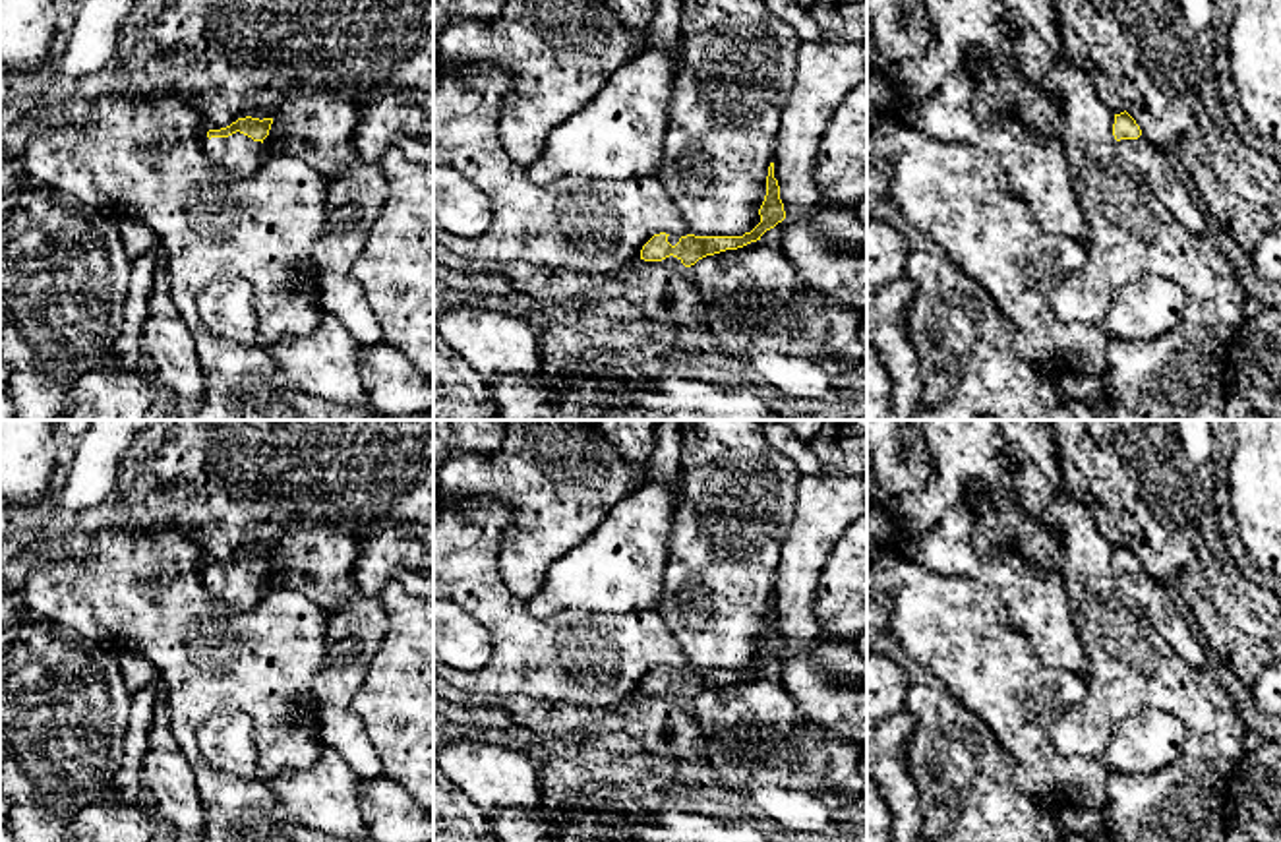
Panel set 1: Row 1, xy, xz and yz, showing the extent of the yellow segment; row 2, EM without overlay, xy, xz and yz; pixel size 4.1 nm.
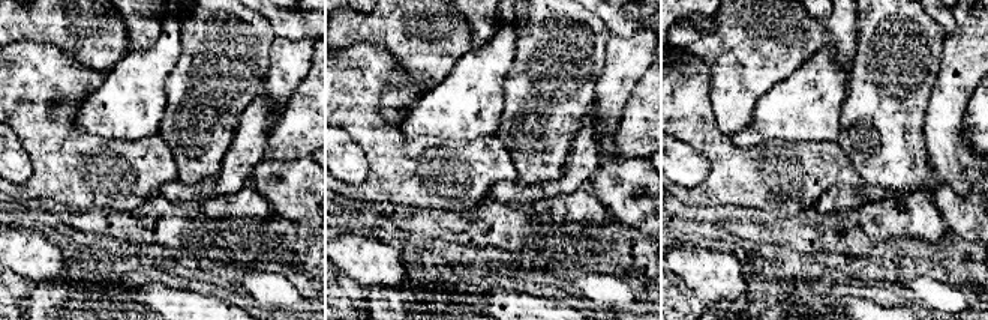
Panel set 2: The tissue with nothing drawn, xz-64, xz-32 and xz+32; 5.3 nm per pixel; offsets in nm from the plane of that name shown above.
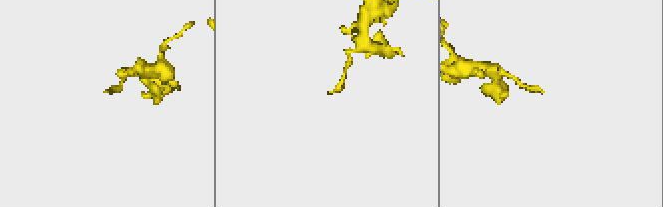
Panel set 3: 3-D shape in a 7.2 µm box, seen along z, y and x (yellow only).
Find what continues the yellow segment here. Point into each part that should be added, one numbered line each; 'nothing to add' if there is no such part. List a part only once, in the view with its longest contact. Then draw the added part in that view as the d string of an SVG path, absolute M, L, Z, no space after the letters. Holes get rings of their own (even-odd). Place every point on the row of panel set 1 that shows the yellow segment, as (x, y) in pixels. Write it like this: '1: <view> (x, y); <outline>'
1: xy (238, 155); M240 132L228 137L207 139L205 153L209 155L213 165L238 180L253 178L257 168L265 161L263 143L253 141Z

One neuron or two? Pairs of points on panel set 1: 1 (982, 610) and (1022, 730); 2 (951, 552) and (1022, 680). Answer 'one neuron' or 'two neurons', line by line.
1: one neuron
2: two neurons

